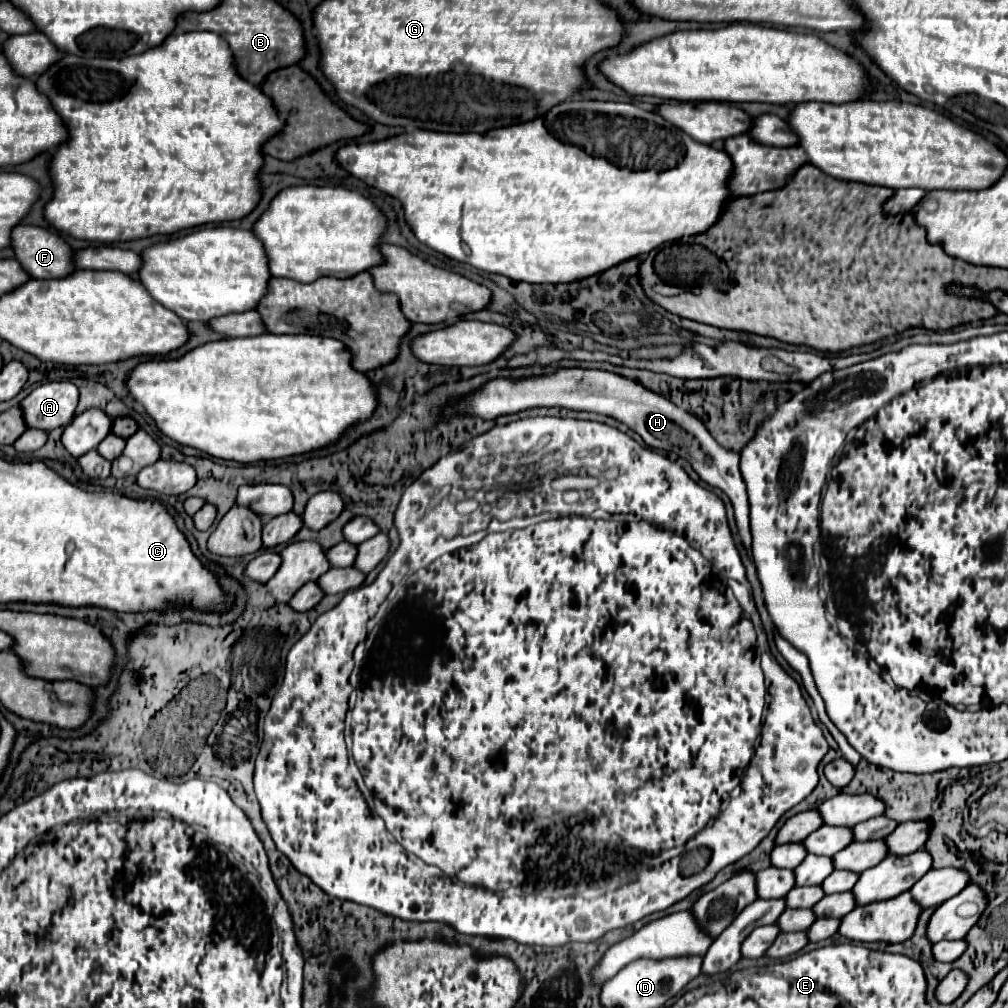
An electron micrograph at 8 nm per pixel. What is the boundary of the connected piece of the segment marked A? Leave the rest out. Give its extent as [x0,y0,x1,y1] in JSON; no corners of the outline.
[19,380,77,432]

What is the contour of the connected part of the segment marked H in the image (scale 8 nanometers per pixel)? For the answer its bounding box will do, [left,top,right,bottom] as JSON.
[437,368,751,548]

